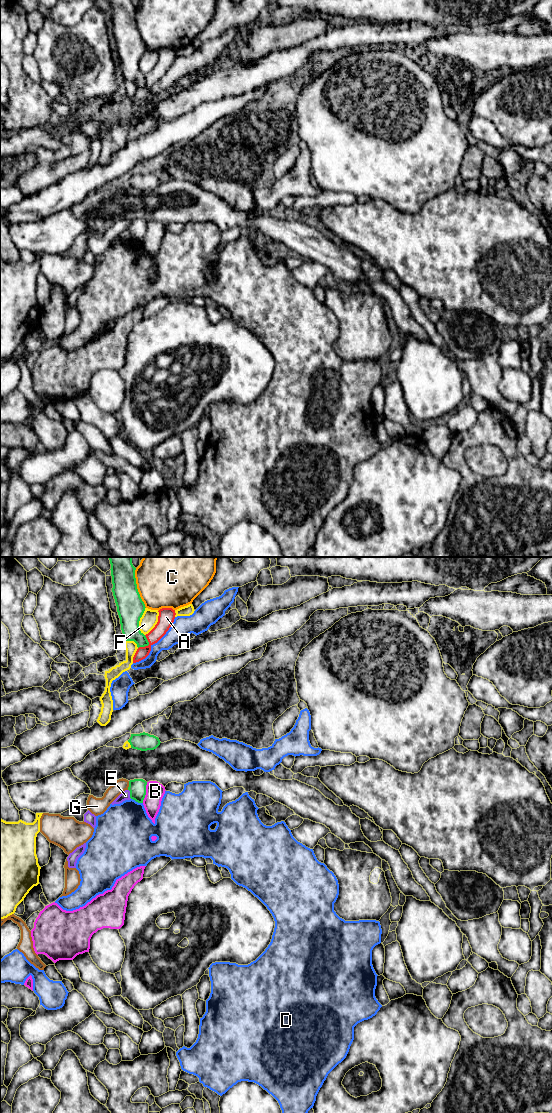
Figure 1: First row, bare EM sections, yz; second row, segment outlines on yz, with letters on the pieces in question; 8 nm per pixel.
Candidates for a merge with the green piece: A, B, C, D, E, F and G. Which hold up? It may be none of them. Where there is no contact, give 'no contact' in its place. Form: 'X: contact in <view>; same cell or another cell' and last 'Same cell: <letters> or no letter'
A: contact in yz; another cell
B: contact in yz; another cell
C: contact in yz; another cell
D: contact in yz; another cell
E: contact in yz; another cell
F: contact in yz; another cell
G: contact in yz; another cell
Same cell: no letter

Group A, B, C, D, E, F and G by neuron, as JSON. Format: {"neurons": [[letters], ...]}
{"neurons": [["A"], ["B"], ["C"], ["D"], ["E"], ["F"], ["G"]]}

